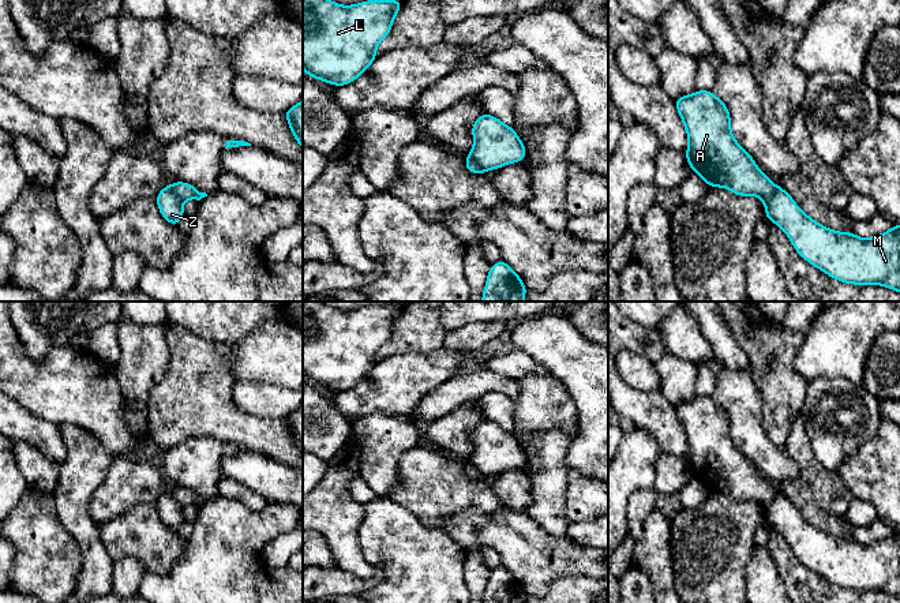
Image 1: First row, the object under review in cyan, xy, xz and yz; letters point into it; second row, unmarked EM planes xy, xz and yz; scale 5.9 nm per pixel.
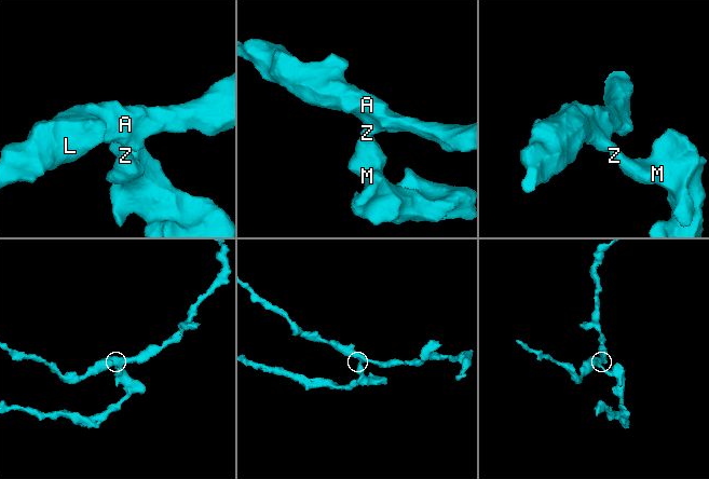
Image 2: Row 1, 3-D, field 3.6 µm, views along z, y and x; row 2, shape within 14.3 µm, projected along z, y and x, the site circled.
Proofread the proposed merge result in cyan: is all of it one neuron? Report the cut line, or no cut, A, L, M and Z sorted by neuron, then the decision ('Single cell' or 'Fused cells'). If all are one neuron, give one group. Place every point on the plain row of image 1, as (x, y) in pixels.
Split along xz (468, 460), (484, 476). Groups: A L / M Z. Fused cells

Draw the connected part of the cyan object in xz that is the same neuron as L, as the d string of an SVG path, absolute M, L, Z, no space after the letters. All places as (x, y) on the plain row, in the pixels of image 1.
M303 302L303 375L314 385L345 392L378 363L376 352L393 332L404 306L368 306L340 311L323 302Z

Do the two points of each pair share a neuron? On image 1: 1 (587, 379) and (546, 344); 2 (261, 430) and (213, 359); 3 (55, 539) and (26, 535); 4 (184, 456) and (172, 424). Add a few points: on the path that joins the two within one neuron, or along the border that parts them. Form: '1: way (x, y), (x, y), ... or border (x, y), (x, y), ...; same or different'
1: way (577, 370), (555, 348); same
2: way (240, 423), (213, 396), (213, 379); same
3: way (48, 539), (33, 539); same
4: border (210, 435), (191, 435), (169, 446), (162, 453); different

